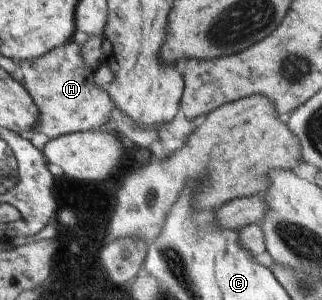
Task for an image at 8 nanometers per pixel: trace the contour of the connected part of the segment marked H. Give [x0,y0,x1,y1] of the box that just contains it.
[21,38,118,139]

